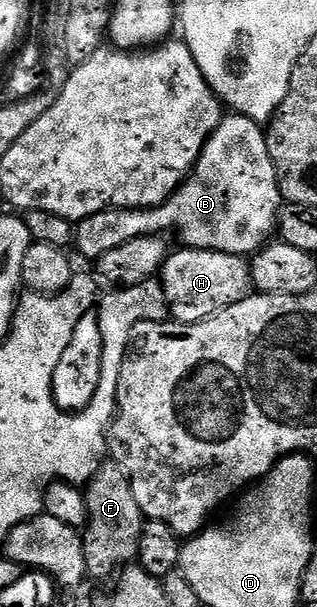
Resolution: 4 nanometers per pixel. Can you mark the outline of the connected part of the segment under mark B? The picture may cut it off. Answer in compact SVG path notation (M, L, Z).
M231 113L223 117L216 132L212 132L212 136L204 144L194 169L186 175L182 185L166 201L158 206L150 206L147 210L96 212L83 222L77 223L72 234L72 246L84 257L96 260L104 256L104 252L112 252L112 248L120 248L120 244L128 244L128 240L153 234L170 236L170 233L174 233L178 234L179 240L182 241L179 243L183 247L192 250L215 250L225 254L253 256L271 241L283 205L282 191L278 189L278 173L268 152L263 127L243 114Z

